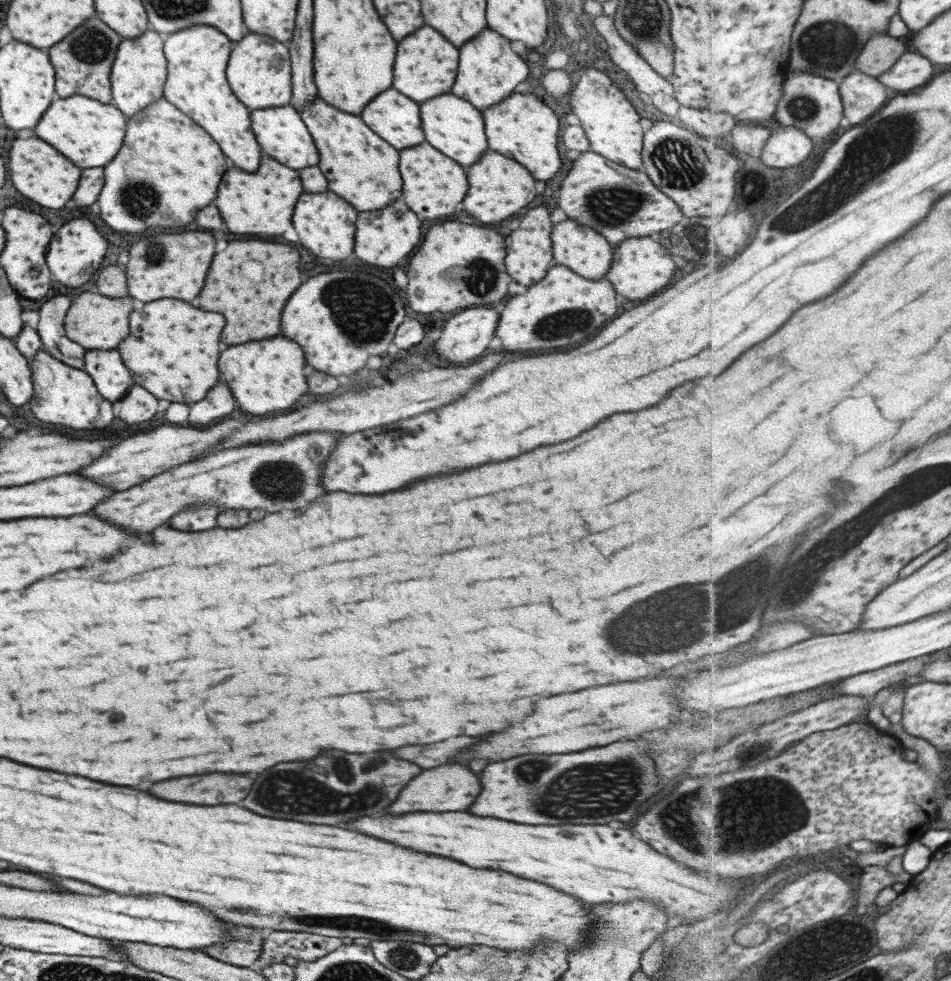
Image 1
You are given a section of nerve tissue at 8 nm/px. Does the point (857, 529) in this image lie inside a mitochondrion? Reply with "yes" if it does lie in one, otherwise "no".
yes

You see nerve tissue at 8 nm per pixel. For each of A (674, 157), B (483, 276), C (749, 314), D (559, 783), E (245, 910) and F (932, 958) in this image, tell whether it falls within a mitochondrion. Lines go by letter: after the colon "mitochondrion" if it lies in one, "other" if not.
A: mitochondrion
B: mitochondrion
C: other
D: mitochondrion
E: mitochondrion
F: other

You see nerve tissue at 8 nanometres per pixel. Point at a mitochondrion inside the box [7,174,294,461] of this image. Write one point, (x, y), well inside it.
(132, 198)

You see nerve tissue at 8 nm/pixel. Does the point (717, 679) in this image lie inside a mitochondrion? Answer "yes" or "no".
no

